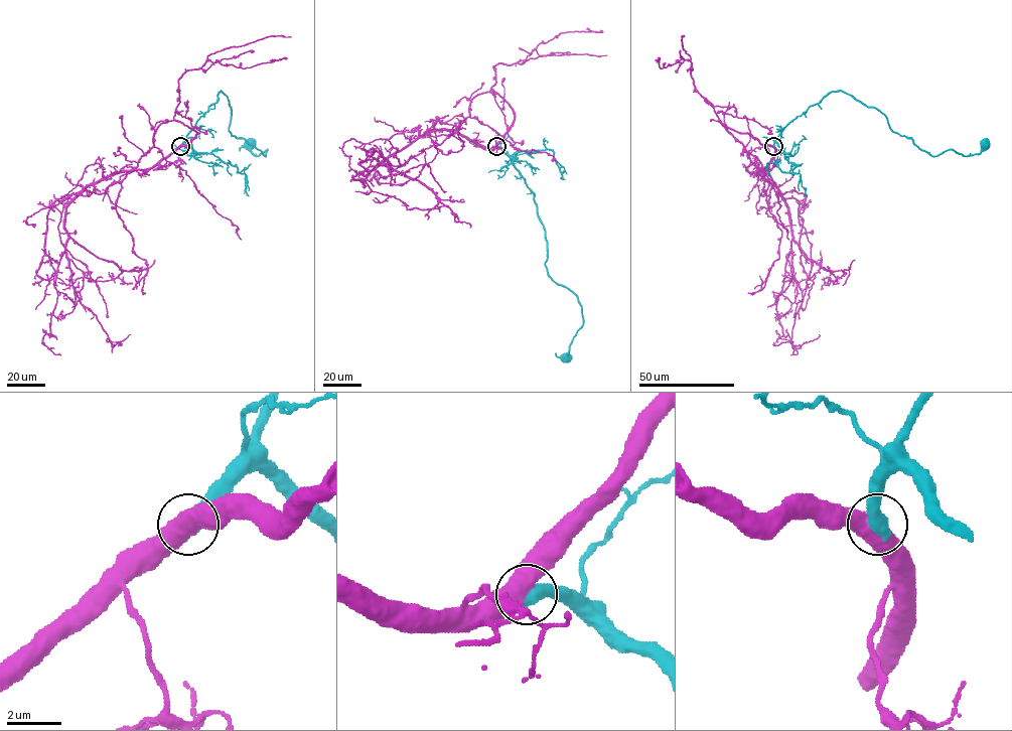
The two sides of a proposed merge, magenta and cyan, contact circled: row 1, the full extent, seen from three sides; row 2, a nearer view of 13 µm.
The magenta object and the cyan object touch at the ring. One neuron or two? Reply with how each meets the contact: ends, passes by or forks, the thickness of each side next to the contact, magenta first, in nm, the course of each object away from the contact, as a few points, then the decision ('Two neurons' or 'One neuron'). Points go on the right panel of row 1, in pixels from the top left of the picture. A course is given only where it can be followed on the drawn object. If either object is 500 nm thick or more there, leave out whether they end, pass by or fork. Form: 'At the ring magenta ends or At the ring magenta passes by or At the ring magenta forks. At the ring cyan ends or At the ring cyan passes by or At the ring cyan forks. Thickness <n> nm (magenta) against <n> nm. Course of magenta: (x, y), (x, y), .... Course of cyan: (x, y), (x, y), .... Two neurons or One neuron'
Thickness 550 nm (magenta) against 700 nm. Course of magenta: (773, 146), (770, 161), (757, 170), (788, 208), (791, 273), (803, 301), (791, 342), (801, 345), (819, 334). Course of cyan: (774, 146), (789, 123), (838, 91), (877, 108), (892, 130), (931, 156), (953, 149), (978, 154), (984, 144). One neuron

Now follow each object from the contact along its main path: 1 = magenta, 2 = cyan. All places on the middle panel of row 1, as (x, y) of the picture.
1: (495, 146), (485, 148), (451, 130), (432, 130), (381, 163), (395, 175), (426, 164), (446, 191)
2: (495, 147), (511, 158), (533, 192), (545, 230), (548, 275), (571, 290), (581, 304), (582, 325), (565, 356)

